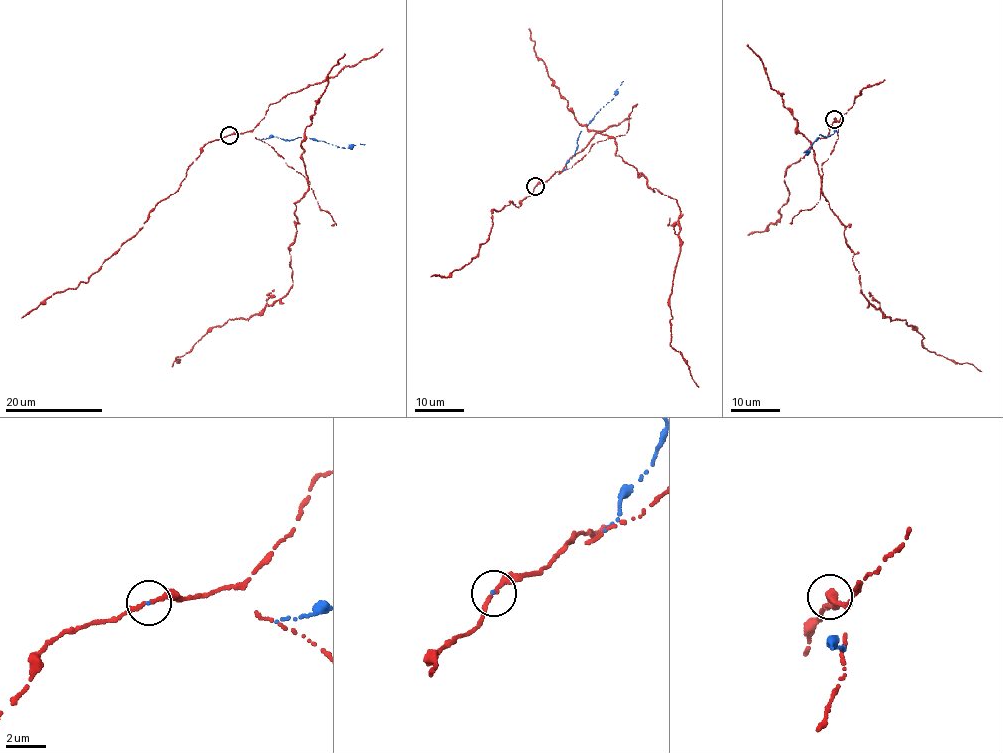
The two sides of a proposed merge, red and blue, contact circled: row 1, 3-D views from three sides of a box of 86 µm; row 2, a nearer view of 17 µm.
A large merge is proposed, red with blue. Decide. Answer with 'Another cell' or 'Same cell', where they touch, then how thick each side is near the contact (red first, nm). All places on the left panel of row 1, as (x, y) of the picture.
Another cell. Place: (229, 135). Thickness 200 nm (red) against 100 nm

